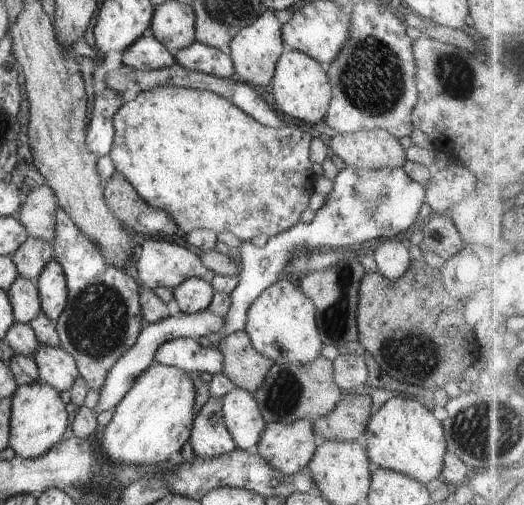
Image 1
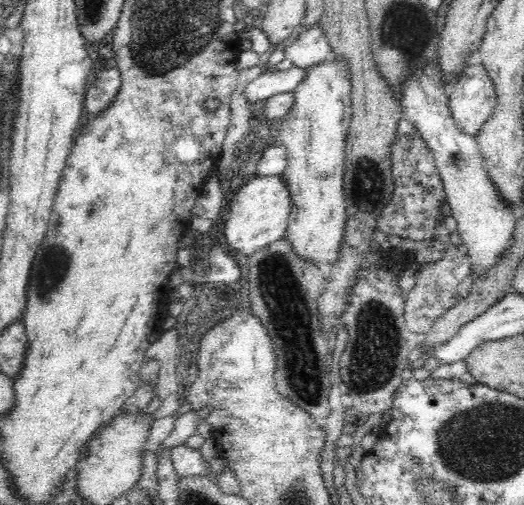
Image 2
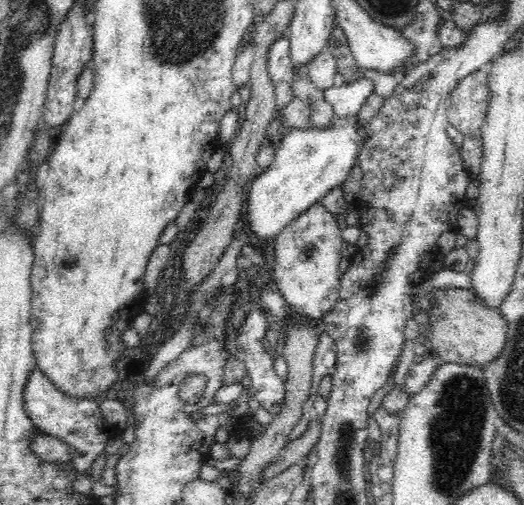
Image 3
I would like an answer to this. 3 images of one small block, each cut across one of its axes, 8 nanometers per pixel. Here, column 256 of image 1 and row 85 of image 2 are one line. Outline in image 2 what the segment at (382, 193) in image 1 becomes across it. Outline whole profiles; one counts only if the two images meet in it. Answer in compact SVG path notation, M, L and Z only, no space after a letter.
M296 65L283 71L266 68L252 82L246 84L244 95L250 106L254 107L257 100L264 102L277 94L292 93L305 76L306 71Z

